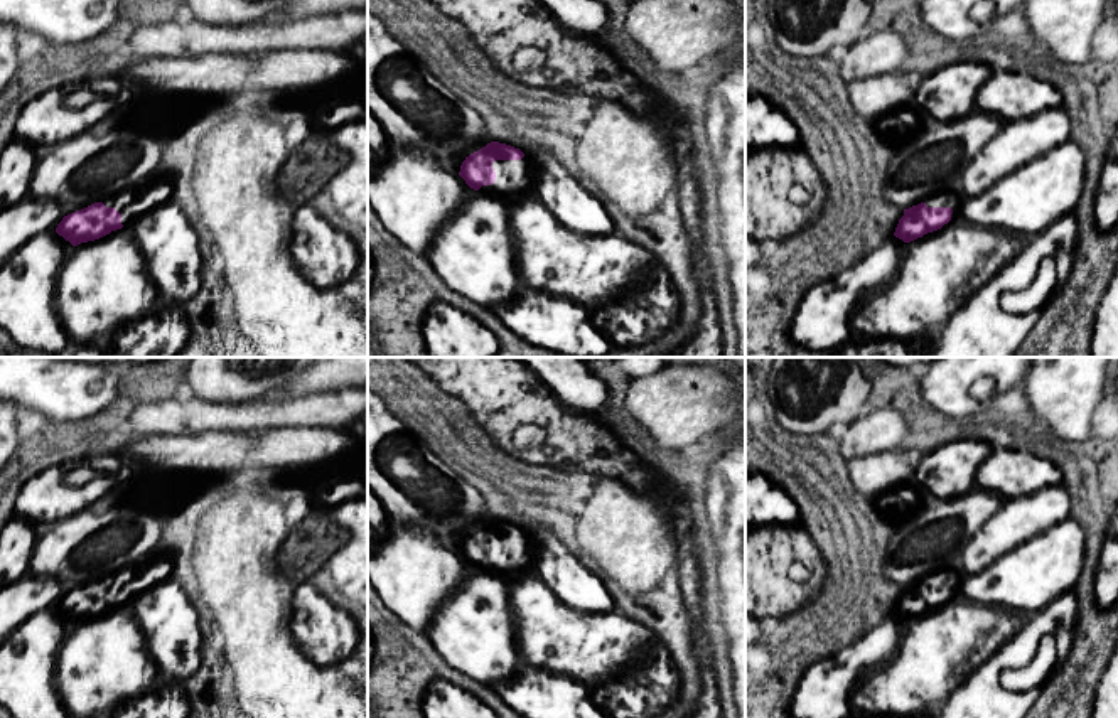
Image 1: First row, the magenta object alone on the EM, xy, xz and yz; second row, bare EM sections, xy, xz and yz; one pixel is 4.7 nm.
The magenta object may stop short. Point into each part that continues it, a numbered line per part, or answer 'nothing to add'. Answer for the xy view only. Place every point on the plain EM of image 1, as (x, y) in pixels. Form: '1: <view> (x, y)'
1: xy (157, 567)

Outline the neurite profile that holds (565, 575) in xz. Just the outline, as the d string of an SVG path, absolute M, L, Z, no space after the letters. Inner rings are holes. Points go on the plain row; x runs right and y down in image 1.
M524 522L519 526L533 543L533 573L568 607L607 614L614 598L604 581L573 556L550 529Z

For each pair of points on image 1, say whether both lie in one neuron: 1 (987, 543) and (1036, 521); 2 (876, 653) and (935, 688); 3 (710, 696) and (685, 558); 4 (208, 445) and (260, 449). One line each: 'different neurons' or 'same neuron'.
1: same neuron
2: different neurons
3: same neuron
4: same neuron

